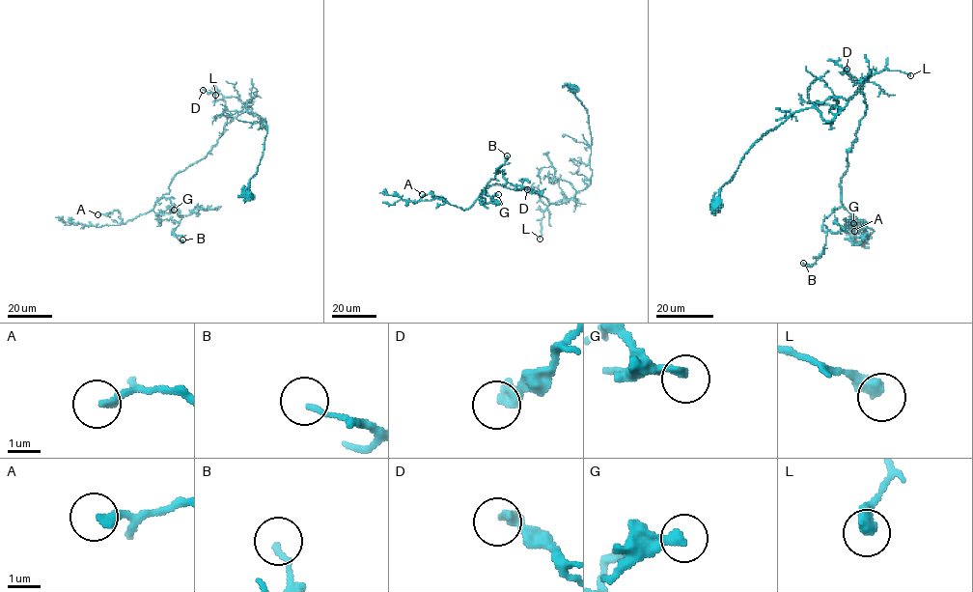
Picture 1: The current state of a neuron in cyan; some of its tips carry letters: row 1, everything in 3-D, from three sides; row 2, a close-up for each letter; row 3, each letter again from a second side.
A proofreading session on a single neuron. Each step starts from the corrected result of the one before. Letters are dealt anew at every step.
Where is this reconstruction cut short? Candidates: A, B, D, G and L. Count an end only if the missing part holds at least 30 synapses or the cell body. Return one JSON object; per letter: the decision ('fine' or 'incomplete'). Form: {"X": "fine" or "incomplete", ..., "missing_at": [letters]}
{"A": "fine", "B": "fine", "D": "fine", "G": "fine", "L": "fine", "missing_at": []}

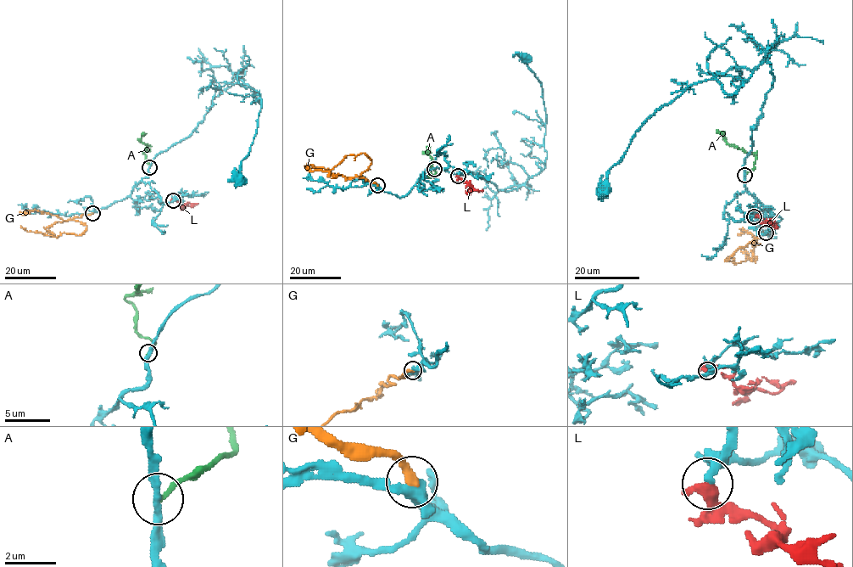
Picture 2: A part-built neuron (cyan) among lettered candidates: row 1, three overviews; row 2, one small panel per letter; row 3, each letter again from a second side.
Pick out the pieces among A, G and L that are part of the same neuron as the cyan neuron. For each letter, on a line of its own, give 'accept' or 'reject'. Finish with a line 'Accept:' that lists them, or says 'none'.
A: reject
G: reject
L: accept
Accept: L

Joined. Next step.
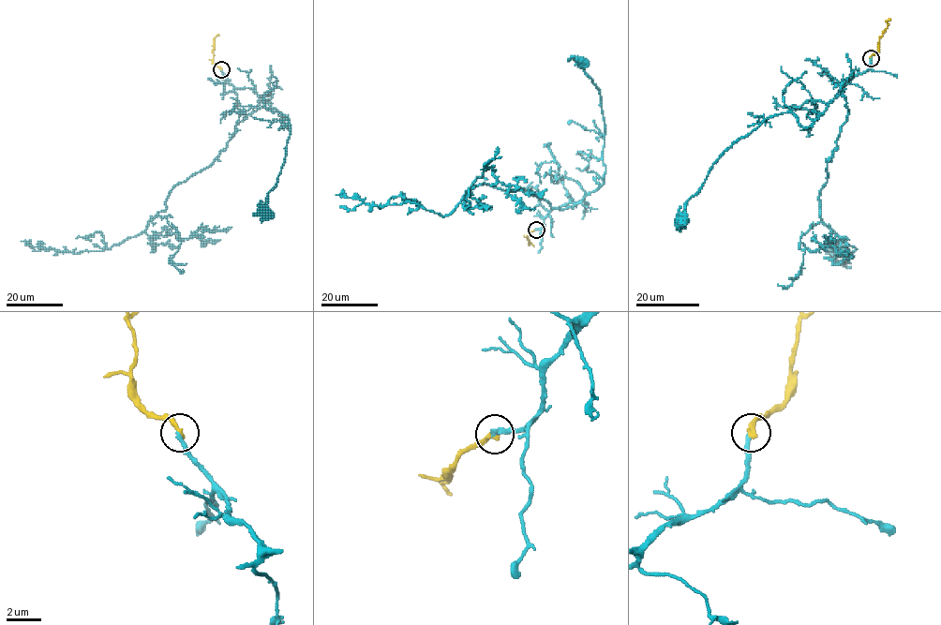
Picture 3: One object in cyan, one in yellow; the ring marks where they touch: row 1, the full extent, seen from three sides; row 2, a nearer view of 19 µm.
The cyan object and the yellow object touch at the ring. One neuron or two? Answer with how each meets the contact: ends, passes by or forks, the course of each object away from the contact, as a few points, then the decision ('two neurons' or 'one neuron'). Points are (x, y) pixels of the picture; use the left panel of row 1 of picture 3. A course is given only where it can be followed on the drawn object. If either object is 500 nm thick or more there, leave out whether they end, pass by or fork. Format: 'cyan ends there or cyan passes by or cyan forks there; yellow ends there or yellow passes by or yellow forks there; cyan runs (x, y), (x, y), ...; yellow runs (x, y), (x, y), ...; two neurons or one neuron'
cyan ends there; yellow ends there; cyan runs (220, 69), (235, 88), (250, 88), (276, 110), (291, 130), (288, 118), (285, 162), (267, 196), (265, 213); yellow runs (220, 69), (213, 61), (215, 38), (218, 36); one neuron

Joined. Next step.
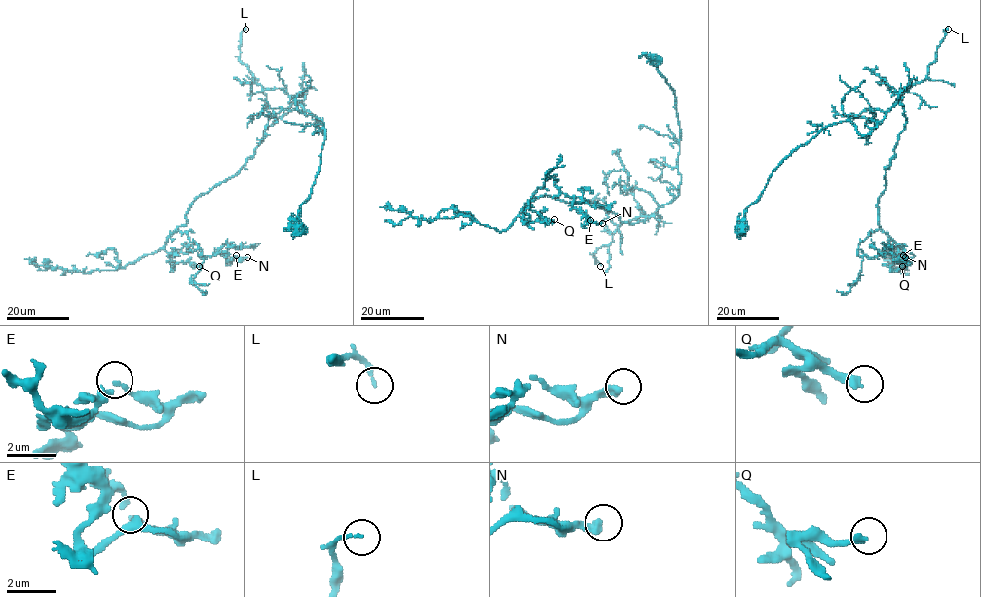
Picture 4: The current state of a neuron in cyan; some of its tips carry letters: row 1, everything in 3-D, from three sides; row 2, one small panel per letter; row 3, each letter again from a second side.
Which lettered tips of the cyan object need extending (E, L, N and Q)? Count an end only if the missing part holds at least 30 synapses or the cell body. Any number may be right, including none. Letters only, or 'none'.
Q

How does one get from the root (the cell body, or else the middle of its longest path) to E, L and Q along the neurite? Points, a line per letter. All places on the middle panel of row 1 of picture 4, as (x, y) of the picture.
E: (653, 60), (675, 97), (679, 193), (630, 223), (596, 203), (532, 195), (556, 174), (590, 220)
L: (653, 60), (675, 97), (679, 193), (649, 218), (624, 222), (613, 241), (594, 253), (600, 266)
Q: (653, 60), (675, 97), (678, 195), (637, 223), (547, 195), (519, 214), (524, 223), (527, 209), (554, 219)

